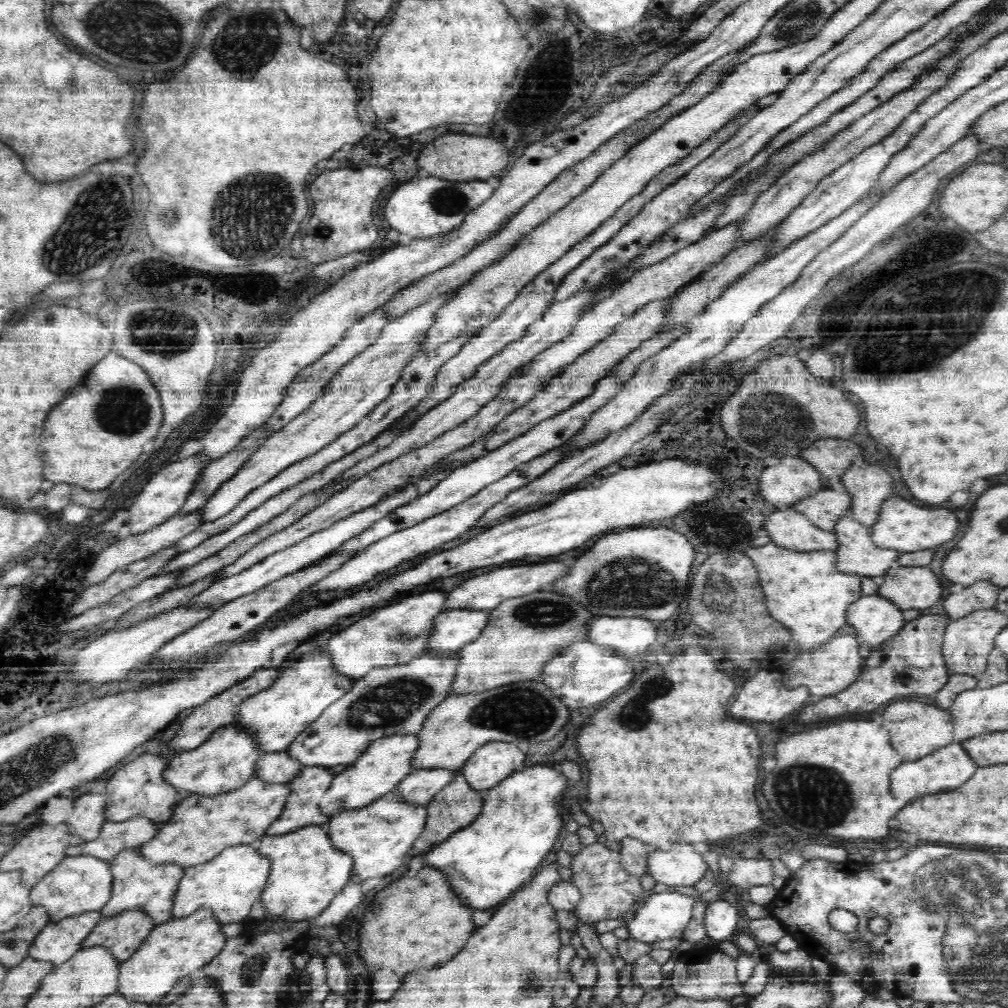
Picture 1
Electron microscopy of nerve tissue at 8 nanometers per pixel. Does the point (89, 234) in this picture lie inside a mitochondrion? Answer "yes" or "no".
yes

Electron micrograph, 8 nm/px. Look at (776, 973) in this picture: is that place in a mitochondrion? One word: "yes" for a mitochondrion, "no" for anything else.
no

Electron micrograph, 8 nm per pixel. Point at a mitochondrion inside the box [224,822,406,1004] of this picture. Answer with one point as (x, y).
(251, 969)

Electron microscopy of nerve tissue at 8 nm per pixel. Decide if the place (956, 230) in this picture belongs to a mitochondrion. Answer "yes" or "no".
no

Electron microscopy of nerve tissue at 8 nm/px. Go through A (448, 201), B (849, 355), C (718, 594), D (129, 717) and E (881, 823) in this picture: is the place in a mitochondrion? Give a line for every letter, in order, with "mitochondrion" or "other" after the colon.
A: mitochondrion
B: mitochondrion
C: mitochondrion
D: mitochondrion
E: other

